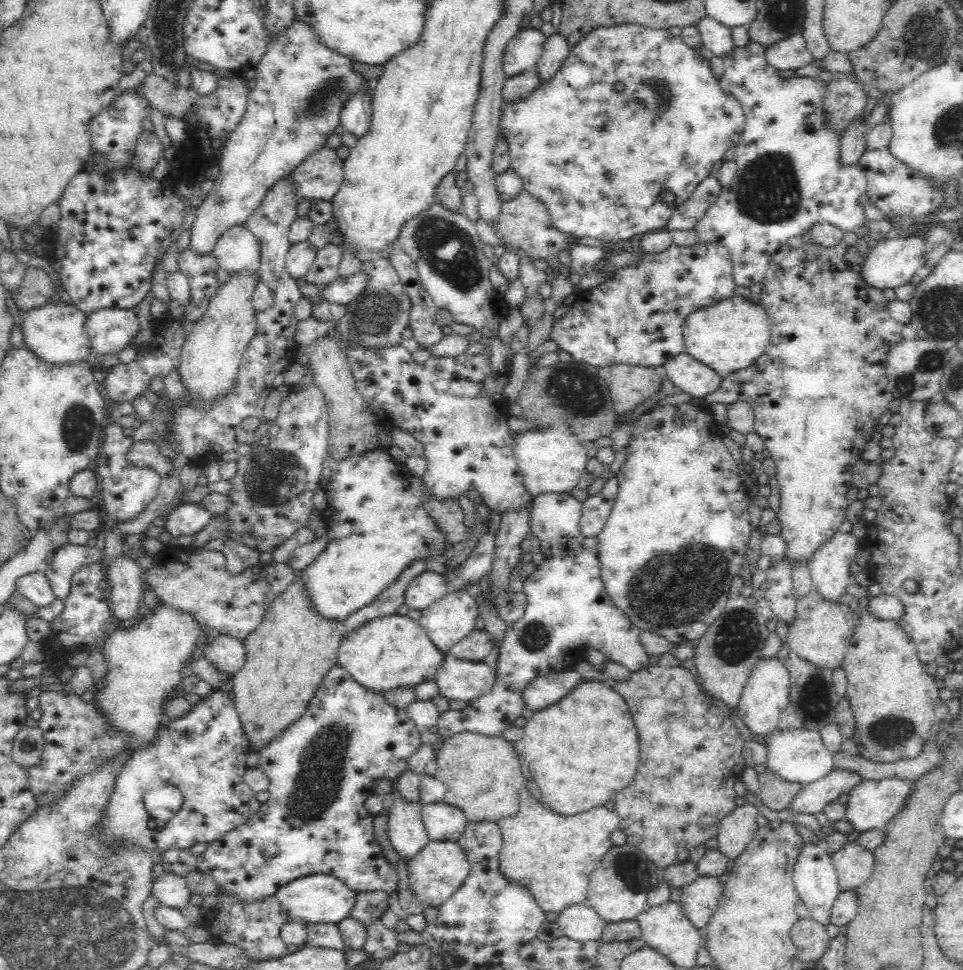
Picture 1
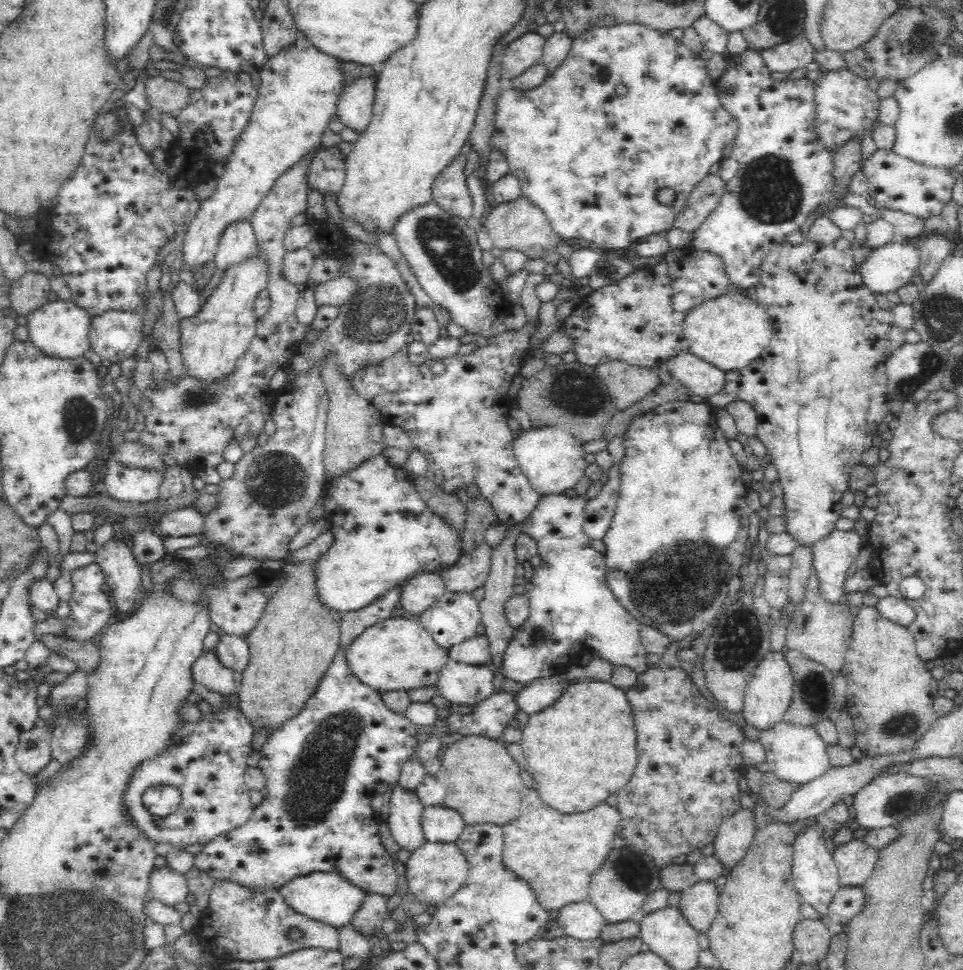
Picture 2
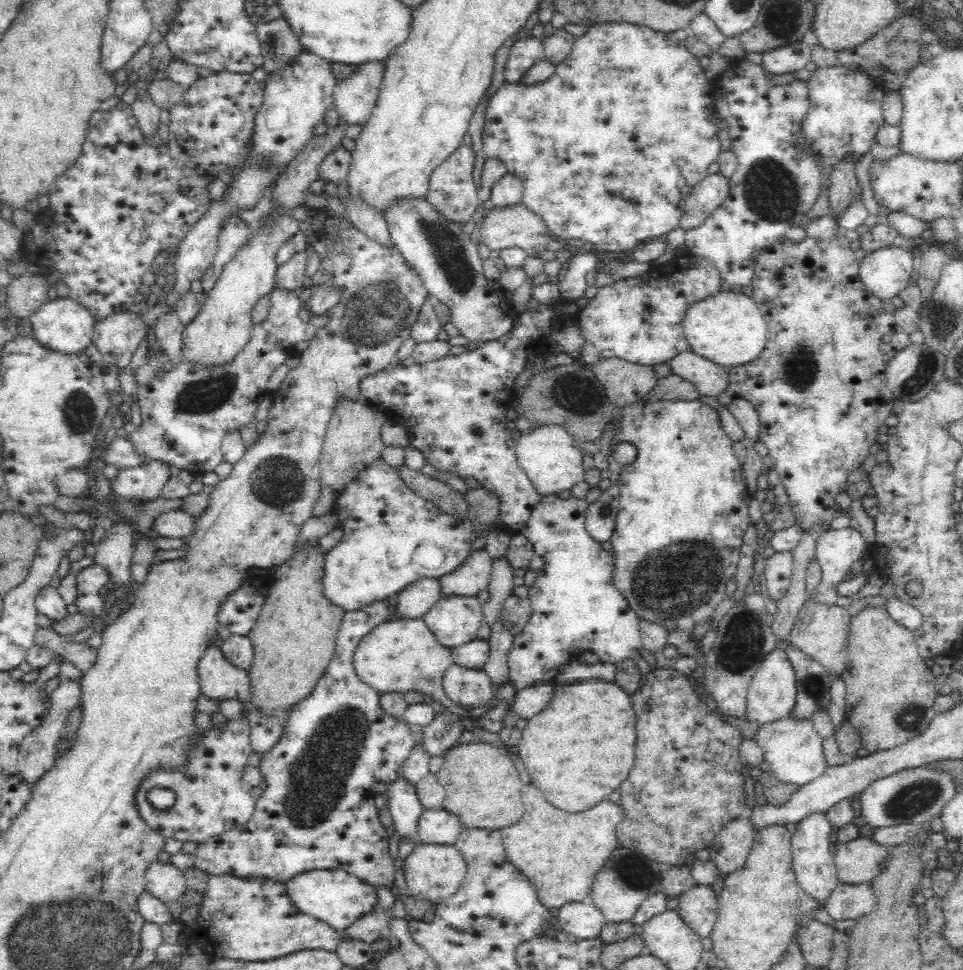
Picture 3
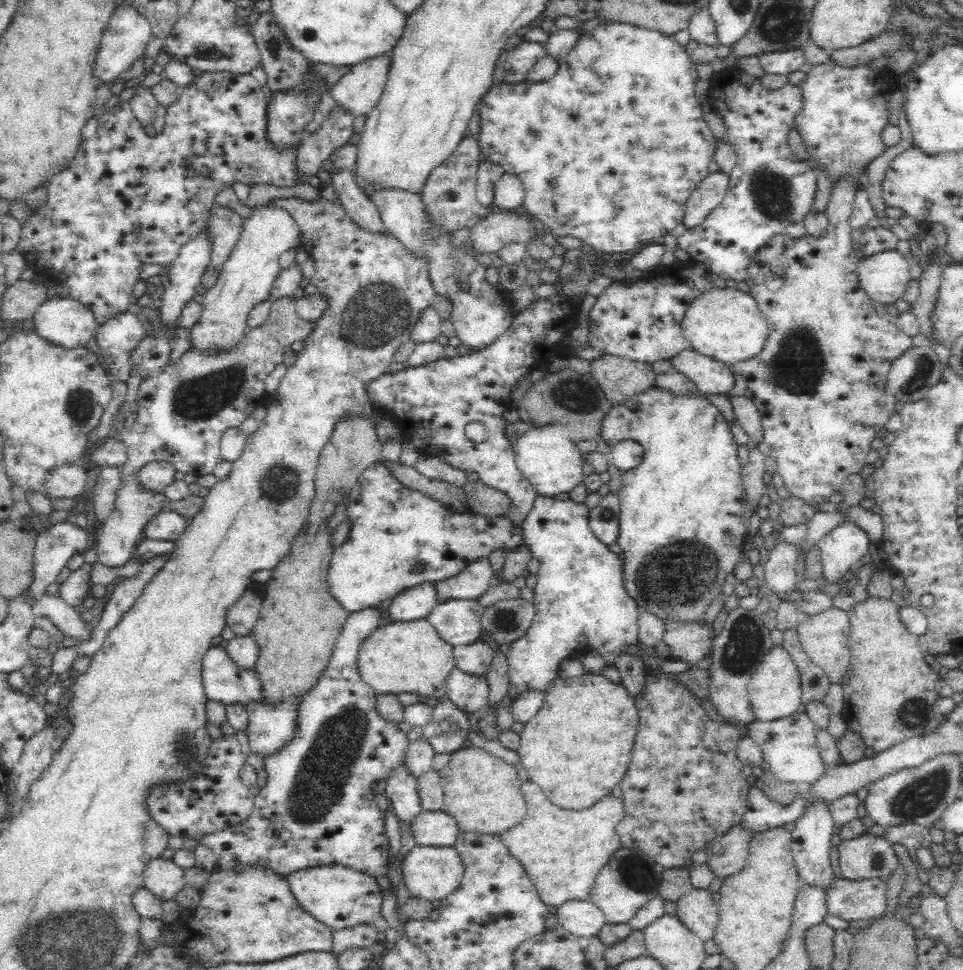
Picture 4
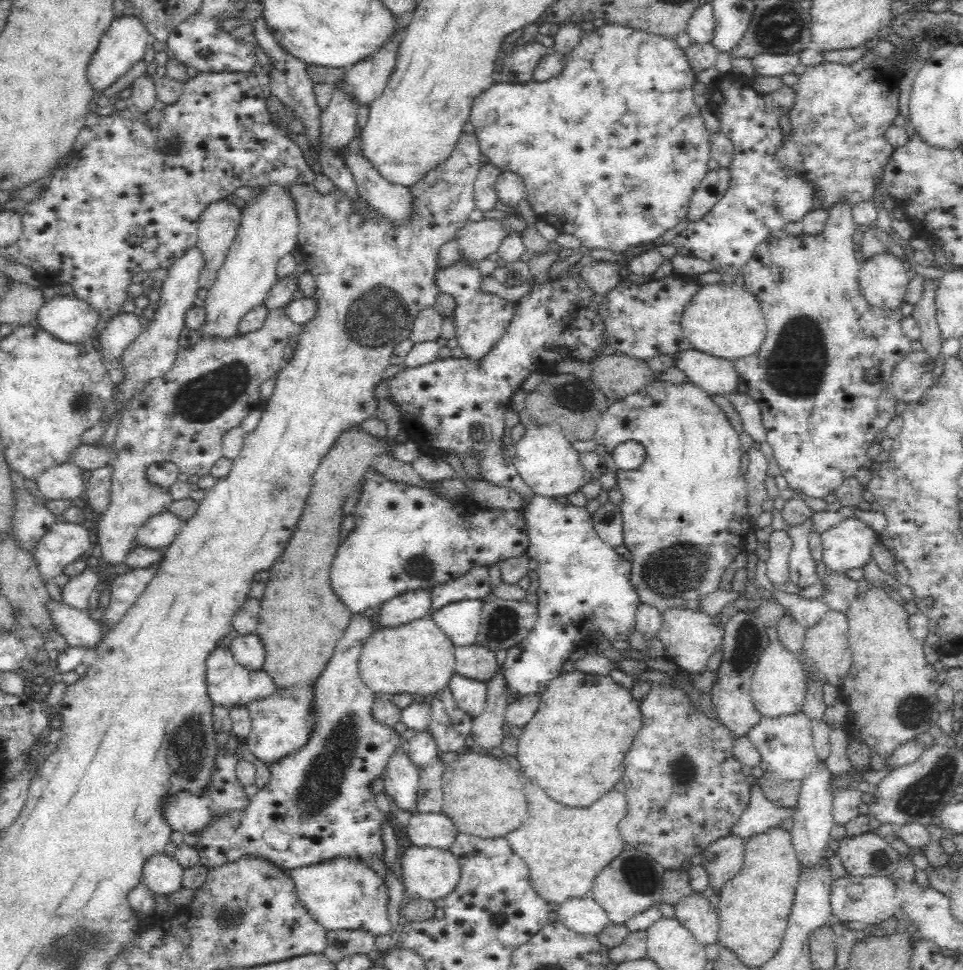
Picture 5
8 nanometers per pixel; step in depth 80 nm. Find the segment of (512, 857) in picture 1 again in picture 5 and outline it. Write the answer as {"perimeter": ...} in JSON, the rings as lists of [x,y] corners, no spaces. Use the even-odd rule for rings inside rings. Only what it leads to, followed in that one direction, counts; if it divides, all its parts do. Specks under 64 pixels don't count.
{"perimeter":[[[526,778],[522,784],[528,801],[528,818],[520,828],[509,832],[505,840],[513,852],[524,859],[531,883],[544,900],[559,905],[572,897],[589,896],[595,878],[626,846],[618,832],[618,824],[626,816],[624,792],[610,790],[588,808],[568,808],[560,801],[552,800],[545,790],[540,790]]]}

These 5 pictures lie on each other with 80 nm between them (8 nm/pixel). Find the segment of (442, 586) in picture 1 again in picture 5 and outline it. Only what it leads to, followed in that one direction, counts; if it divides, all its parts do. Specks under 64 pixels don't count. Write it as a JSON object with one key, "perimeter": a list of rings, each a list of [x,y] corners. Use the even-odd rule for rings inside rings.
{"perimeter":[[[428,589],[407,591],[388,600],[377,609],[376,622],[378,622],[378,626],[380,628],[395,628],[428,616],[427,612],[432,604],[430,591]]]}

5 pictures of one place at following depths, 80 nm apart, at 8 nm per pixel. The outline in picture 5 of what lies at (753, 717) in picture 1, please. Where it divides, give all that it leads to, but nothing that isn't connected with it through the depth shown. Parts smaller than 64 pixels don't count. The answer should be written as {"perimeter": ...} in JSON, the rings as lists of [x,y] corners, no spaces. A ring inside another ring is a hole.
{"perimeter":[[[770,640],[764,652],[760,653],[756,668],[751,676],[751,698],[762,717],[776,718],[803,711],[807,682],[801,662],[794,653],[787,650],[778,640]]]}

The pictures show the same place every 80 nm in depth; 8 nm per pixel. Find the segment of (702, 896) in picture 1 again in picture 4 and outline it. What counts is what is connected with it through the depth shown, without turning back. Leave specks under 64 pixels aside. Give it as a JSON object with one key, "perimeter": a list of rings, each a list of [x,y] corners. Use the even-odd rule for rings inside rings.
{"perimeter":[[[692,889],[676,900],[676,916],[700,940],[708,942],[714,938],[718,928],[718,913],[708,890]]]}

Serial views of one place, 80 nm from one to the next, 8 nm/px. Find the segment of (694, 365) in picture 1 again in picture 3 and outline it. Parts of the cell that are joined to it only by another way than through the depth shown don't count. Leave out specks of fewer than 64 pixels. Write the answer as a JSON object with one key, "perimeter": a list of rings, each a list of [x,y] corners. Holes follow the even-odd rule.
{"perimeter":[[[692,349],[680,352],[670,359],[668,364],[671,373],[694,383],[696,389],[704,396],[716,398],[728,388],[730,379],[727,367],[692,352]]]}

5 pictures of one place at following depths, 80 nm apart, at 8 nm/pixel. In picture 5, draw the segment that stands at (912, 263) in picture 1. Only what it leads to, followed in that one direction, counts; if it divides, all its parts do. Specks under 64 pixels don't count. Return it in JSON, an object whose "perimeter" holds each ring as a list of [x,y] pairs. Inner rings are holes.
{"perimeter":[[[882,253],[861,263],[858,272],[859,289],[870,306],[879,308],[887,314],[891,310],[898,310],[904,302],[907,284],[909,281],[908,264],[905,259],[896,258],[892,253]]]}

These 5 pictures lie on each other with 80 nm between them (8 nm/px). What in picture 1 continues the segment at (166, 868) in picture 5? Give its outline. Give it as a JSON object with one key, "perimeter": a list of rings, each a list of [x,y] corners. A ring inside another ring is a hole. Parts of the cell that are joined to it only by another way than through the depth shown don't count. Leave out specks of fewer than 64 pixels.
{"perimeter":[[[164,871],[163,874],[153,879],[151,895],[160,904],[179,909],[189,904],[191,892],[185,877]]]}

